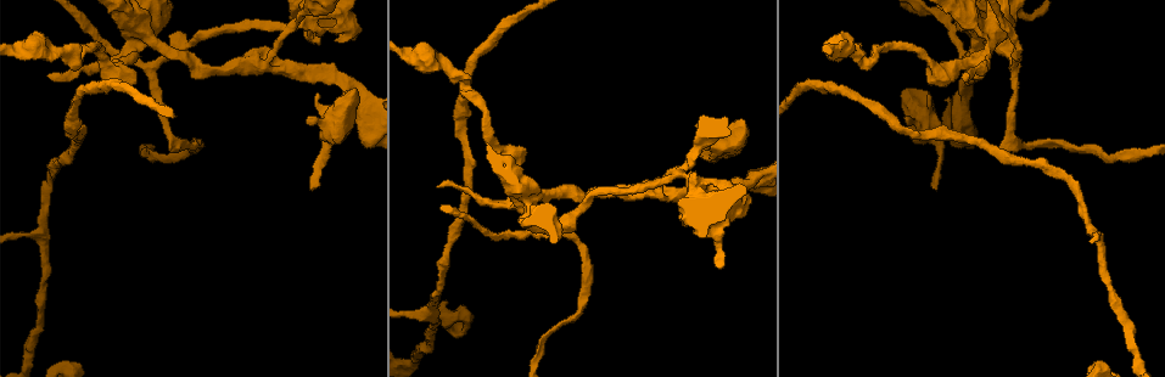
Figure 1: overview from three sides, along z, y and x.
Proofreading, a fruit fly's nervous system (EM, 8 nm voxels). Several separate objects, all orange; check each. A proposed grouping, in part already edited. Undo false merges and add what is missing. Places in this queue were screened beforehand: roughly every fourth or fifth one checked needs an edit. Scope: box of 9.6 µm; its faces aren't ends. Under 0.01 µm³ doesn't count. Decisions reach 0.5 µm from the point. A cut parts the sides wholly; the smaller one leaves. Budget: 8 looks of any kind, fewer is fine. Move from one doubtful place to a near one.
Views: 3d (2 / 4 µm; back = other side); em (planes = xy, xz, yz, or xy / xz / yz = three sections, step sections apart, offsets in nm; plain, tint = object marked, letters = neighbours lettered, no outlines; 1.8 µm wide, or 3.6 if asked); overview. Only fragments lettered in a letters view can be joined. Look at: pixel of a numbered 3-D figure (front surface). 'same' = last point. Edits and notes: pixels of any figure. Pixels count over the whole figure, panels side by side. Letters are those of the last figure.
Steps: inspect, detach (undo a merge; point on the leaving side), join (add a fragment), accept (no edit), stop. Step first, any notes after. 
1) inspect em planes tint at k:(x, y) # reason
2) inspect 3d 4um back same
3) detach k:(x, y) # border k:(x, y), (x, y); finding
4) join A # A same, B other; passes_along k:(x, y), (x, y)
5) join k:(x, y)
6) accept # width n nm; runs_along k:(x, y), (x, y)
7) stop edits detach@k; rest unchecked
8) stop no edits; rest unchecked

inspect em planes letters at 1:(708, 152) # an open end

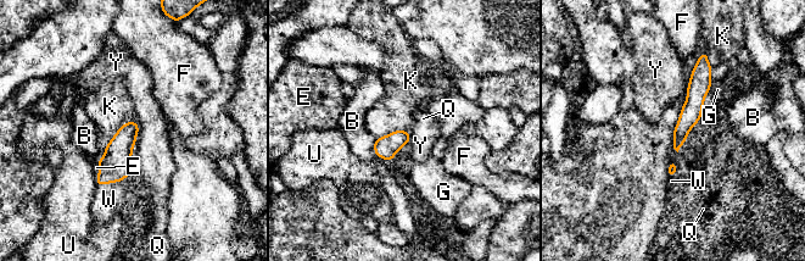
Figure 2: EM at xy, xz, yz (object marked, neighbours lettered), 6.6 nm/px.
join W # longest_contact K 360 nm; B other, E other, F other, G other, K other, Q other, U other, W same, Y other; passes_along 2:(116, 165), (112, 181), (108, 199); it goes on there

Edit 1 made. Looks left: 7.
inspect 3d 2um at 1:(706, 149) # free end

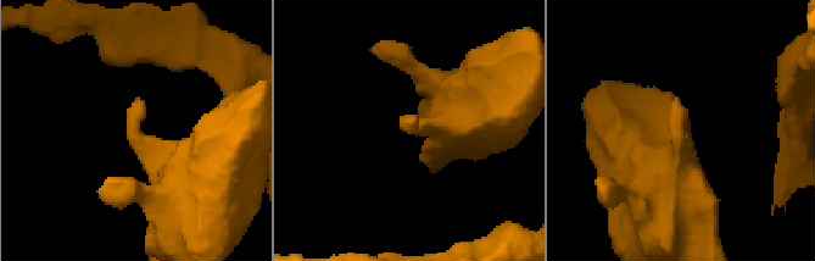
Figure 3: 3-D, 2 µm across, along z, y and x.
inspect em yz step 4 tint at 3:(404, 129)

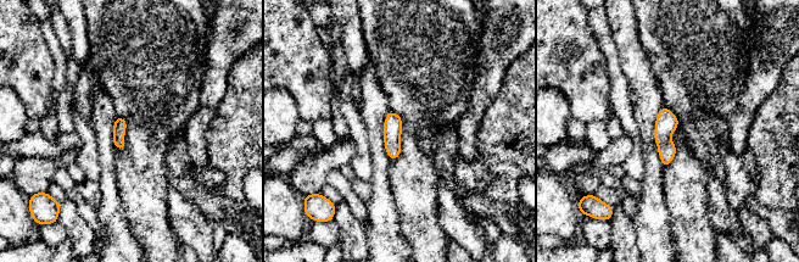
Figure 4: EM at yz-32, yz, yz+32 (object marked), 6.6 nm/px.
inspect em xy step 8 letters same # cut it another way

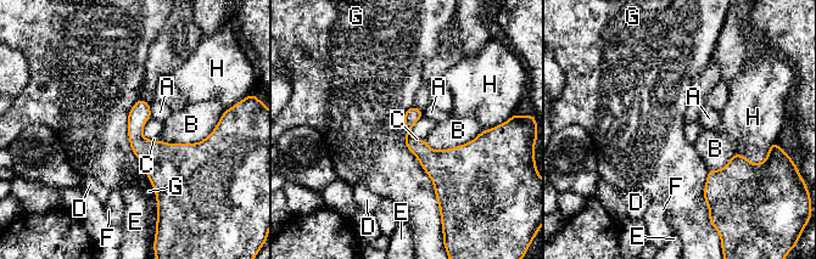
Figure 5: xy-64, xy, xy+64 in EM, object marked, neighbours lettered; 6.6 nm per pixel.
accept # A other, B other, C other, D other, E other, F other, G other, H other; border 5:(413, 105), (404, 145), (439, 206); none of them fits

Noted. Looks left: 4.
inspect em xy step 16 letters at 1:(685, 172) # abrupt turn

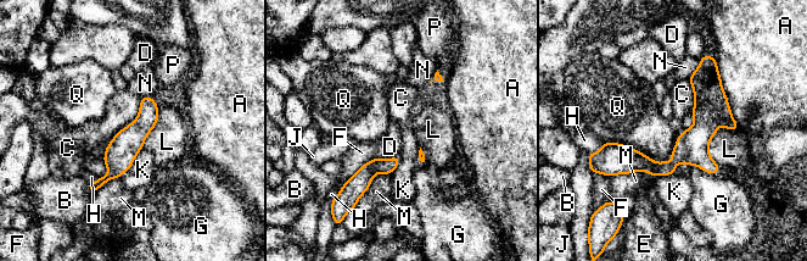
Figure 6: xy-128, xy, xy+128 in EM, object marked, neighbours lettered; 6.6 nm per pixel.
detach 6:(386, 166) # longest_contact C 500 nm; A other, B other, C other, D other, E other, F other, G other, H other, J other, K other, L other, M other, N other, P other, Q other; part_leaving 6:(717, 78), (667, 167), (606, 151); two neurons meet here

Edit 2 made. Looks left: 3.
stop edits join@2, detach@6; rest unchecked

